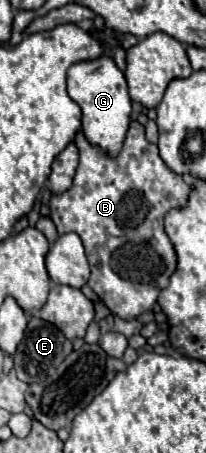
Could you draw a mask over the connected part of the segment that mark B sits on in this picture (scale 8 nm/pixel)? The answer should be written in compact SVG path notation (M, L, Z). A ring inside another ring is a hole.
M136 120L130 122L122 150L114 158L110 158L100 146L86 142L82 130L76 134L74 142L80 150L80 164L70 190L62 194L52 194L50 218L56 224L58 234L76 232L80 236L92 270L88 278L88 286L98 294L98 298L108 306L112 314L124 320L134 320L142 312L152 310L152 306L158 300L158 290L168 286L168 280L176 270L176 254L164 232L164 214L170 208L178 208L186 202L190 186L182 180L182 176L174 174L162 162L158 154L158 146L146 140L144 126Z

